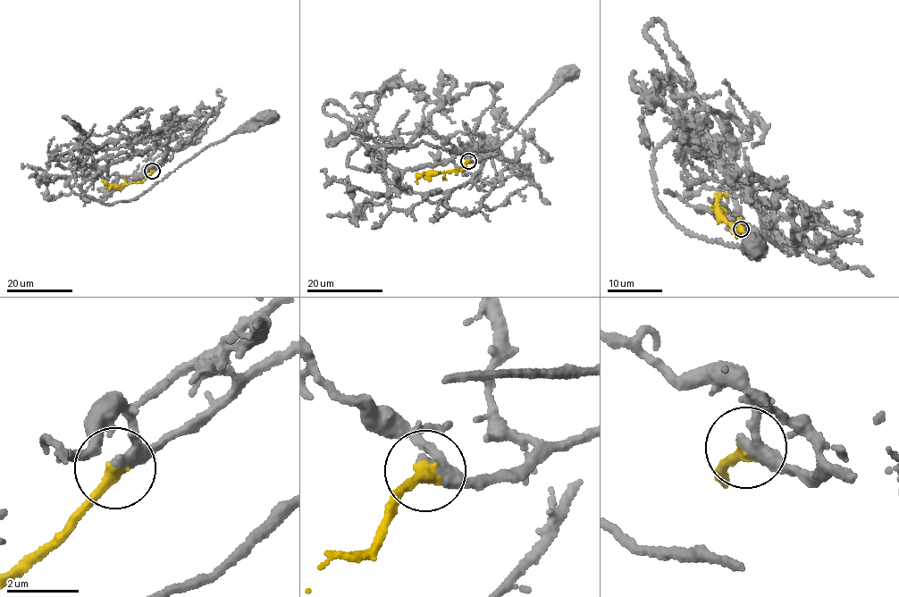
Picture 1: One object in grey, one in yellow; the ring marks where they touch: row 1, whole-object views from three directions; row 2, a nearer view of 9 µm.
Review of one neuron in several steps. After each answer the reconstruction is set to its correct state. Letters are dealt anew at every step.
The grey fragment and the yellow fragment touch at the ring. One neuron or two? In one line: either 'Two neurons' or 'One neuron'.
One neuron

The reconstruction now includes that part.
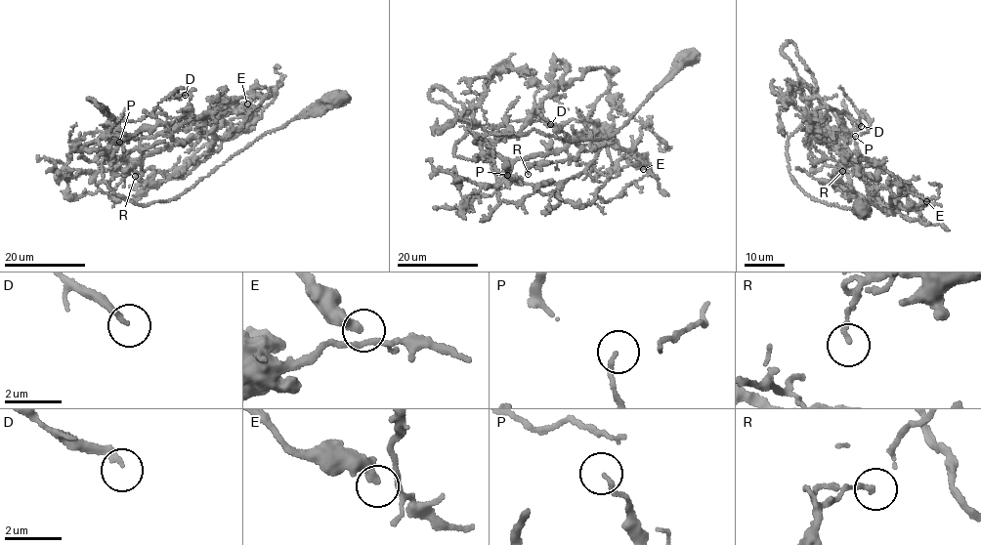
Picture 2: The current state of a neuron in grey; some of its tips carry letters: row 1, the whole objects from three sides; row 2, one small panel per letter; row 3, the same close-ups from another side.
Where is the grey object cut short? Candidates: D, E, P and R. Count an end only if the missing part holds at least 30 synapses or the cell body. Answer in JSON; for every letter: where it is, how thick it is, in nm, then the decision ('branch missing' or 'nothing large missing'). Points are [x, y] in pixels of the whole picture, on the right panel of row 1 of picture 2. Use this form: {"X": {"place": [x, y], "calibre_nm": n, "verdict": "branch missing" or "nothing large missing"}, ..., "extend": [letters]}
{"D": {"place": [861, 126], "calibre_nm": 200, "verdict": "nothing large missing"}, "E": {"place": [926, 201], "calibre_nm": 240, "verdict": "nothing large missing"}, "P": {"place": [855, 136], "calibre_nm": 100, "verdict": "nothing large missing"}, "R": {"place": [842, 171], "calibre_nm": 170, "verdict": "nothing large missing"}, "extend": []}

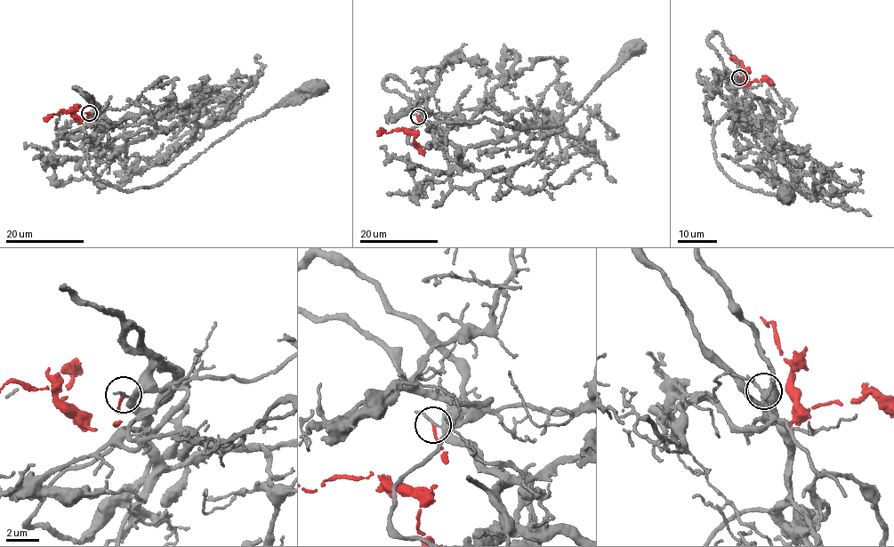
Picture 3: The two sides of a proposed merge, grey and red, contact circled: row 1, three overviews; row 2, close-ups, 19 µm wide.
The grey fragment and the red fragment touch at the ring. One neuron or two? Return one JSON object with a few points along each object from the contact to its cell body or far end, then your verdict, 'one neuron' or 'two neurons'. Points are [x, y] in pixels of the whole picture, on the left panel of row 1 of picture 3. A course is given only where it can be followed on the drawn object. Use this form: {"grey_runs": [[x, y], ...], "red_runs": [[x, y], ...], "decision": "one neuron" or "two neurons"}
{"grey_runs": [[89, 113], [95, 132], [86, 155], [90, 168], [101, 180], [127, 191], [156, 185], [244, 122], [313, 87]], "red_runs": [[88, 113], [87, 121], [81, 121], [71, 112], [61, 110], [49, 115], [45, 120]], "decision": "two neurons"}

